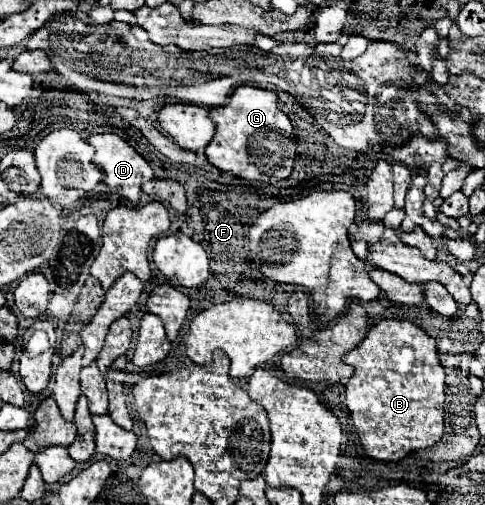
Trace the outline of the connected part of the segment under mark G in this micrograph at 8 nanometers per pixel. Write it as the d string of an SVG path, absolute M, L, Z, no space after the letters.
M239 86L229 104L221 108L211 108L209 118L215 122L215 136L205 148L207 160L221 172L231 172L233 176L245 180L263 180L263 172L291 174L297 156L297 136L289 116L277 106L277 94L271 90L261 90L255 86Z

